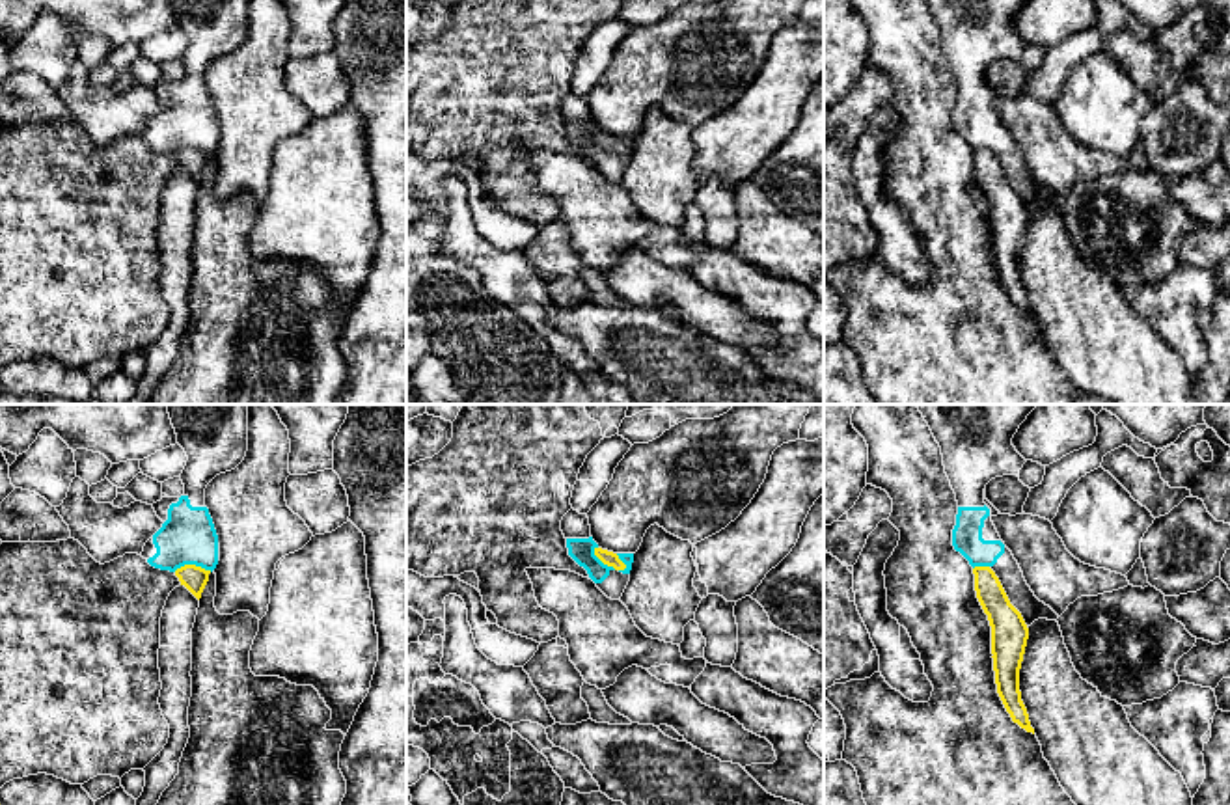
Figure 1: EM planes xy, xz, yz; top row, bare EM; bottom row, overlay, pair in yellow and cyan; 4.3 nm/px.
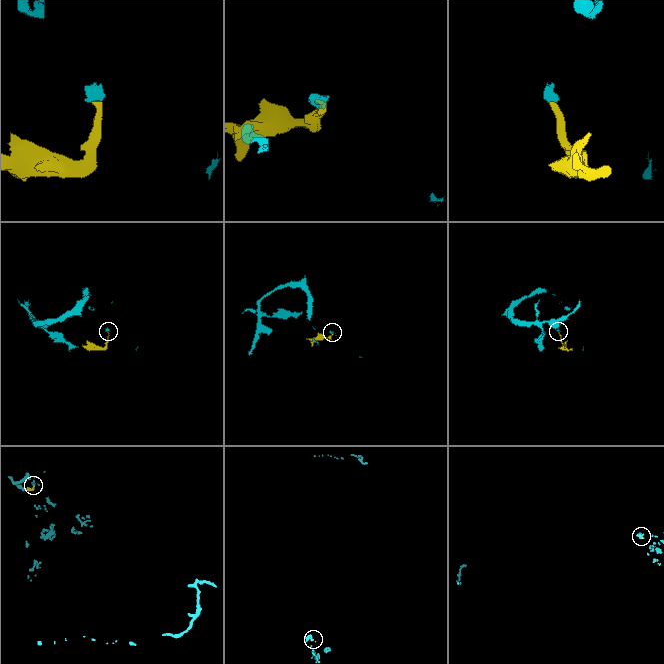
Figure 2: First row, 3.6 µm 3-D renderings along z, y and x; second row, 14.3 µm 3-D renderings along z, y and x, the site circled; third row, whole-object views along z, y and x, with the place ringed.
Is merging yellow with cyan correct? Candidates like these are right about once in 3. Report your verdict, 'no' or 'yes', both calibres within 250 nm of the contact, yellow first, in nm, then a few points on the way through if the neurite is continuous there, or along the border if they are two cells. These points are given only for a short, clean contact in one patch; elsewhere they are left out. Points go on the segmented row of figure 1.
no; calibres 110 and 240 nm; border xy (174, 571), (185, 565), (200, 565), (211, 571)

